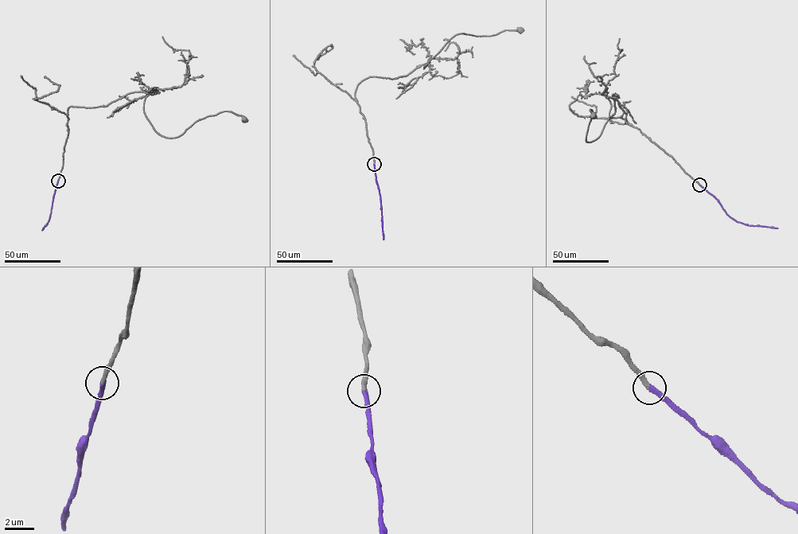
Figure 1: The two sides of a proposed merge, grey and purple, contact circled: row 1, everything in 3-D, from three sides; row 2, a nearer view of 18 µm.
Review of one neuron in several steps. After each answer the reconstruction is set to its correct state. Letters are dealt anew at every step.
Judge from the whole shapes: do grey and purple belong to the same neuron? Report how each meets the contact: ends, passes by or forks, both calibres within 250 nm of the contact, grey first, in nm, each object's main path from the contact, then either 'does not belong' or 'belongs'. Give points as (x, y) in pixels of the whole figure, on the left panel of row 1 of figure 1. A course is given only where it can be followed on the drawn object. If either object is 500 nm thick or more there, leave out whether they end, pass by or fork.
grey ends | purple ends | 280/340 nm | grey via (58, 181), (70, 107), (107, 106), (130, 93), (149, 93), (145, 115), (166, 138), (222, 111), (244, 119) | purple via (58, 181), (49, 218), (42, 230) | belongs

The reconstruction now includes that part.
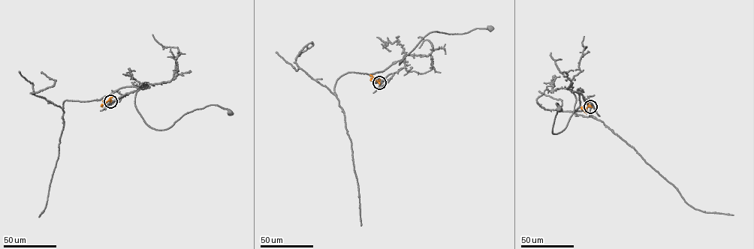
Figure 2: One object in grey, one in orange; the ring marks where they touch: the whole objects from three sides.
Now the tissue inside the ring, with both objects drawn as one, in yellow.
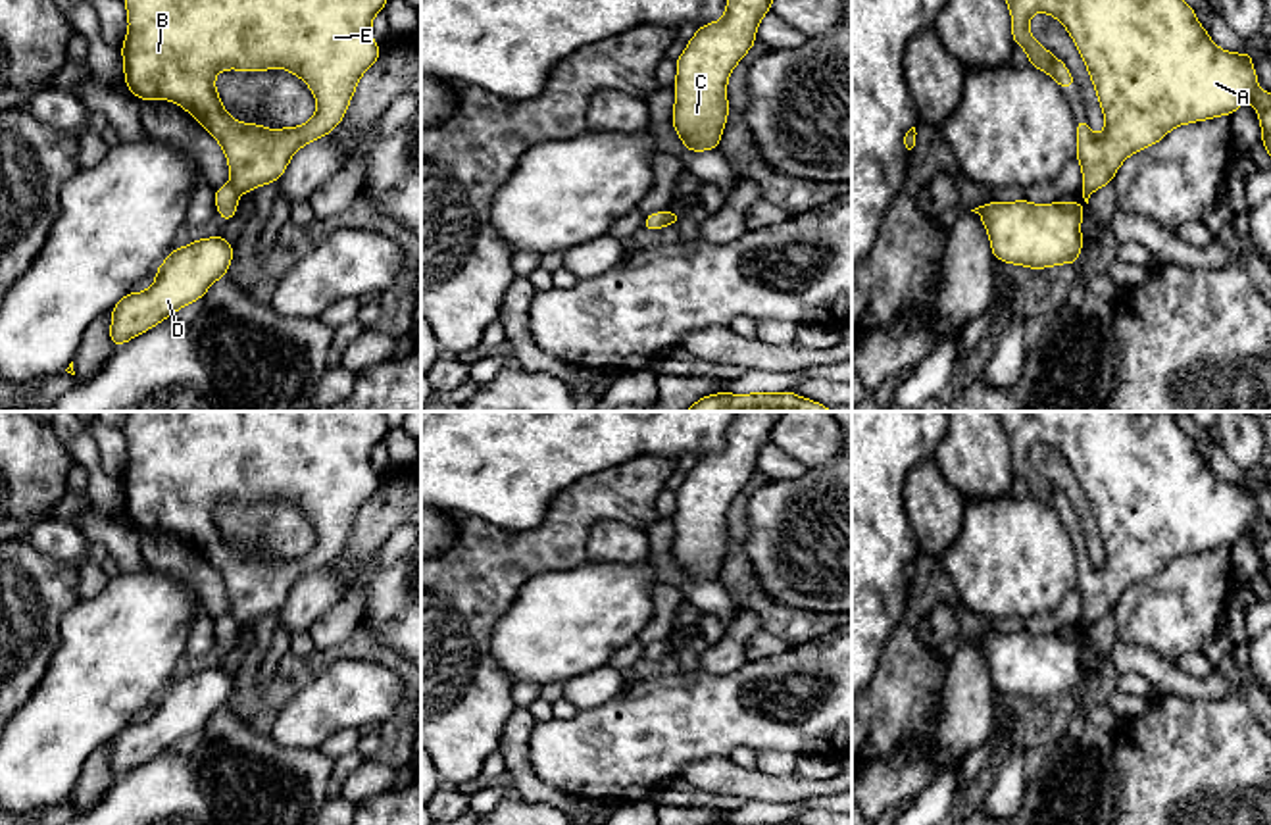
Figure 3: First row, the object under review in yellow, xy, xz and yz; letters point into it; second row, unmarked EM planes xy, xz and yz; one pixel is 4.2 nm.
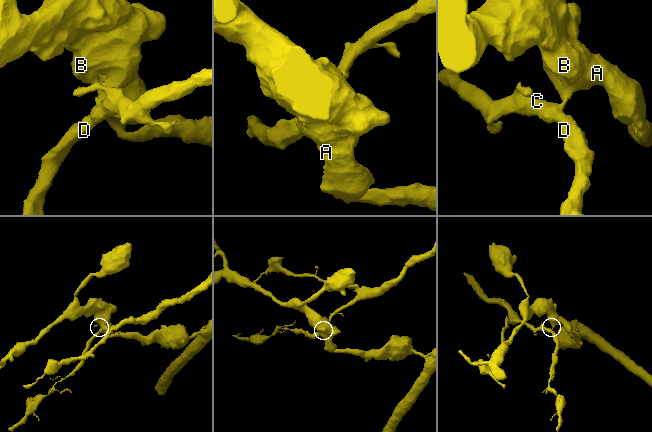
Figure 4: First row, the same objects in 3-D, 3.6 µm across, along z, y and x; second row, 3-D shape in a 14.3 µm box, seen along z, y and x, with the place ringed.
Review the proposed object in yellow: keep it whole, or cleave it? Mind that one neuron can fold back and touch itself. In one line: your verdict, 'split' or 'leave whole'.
split

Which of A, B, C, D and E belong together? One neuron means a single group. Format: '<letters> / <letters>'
A B E / C D

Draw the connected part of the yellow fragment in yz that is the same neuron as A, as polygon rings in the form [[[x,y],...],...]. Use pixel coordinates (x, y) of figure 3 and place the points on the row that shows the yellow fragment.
[[[1006,0],[1011,12],[1011,37],[1021,46],[1029,63],[1050,77],[1054,77],[1061,90],[1075,87],[1071,71],[1061,60],[1034,40],[1029,31],[1033,13],[1042,12],[1054,15],[1071,35],[1096,88],[1098,102],[1104,112],[1106,129],[1096,137],[1086,117],[1075,121],[1077,125],[1077,162],[1083,169],[1083,190],[1096,192],[1113,177],[1119,165],[1134,152],[1158,144],[1165,135],[1186,123],[1213,119],[1219,115],[1233,115],[1238,106],[1252,102],[1258,110],[1261,125],[1261,142],[1271,156],[1271,94],[1258,88],[1258,75],[1252,63],[1252,54],[1233,54],[1221,50],[1208,35],[1196,12],[1184,0]]]

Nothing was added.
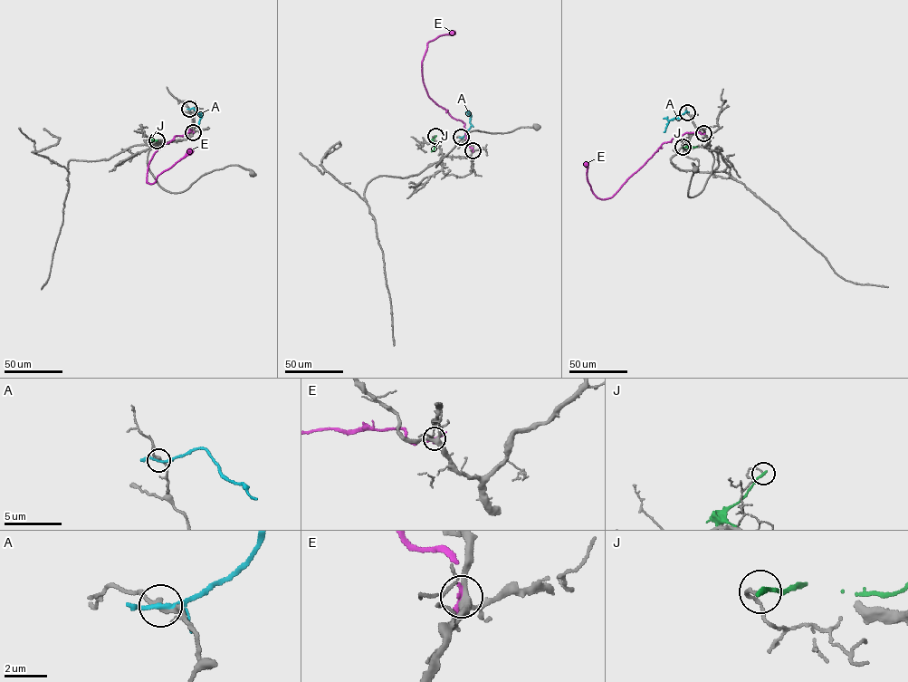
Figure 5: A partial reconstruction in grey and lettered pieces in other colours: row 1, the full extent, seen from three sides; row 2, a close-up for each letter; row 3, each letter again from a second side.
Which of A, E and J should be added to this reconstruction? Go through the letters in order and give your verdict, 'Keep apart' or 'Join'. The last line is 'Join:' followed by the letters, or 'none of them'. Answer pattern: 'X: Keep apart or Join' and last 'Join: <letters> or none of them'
A: Keep apart
E: Keep apart
J: Keep apart
Join: none of them

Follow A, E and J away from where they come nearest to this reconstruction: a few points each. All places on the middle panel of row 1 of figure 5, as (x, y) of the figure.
A: (461, 137), (471, 125), (468, 110)
E: (473, 150), (466, 140), (464, 123), (430, 98), (423, 81), (422, 62), (427, 43), (454, 32)
J: (435, 136), (432, 140), (434, 148), (431, 151)

